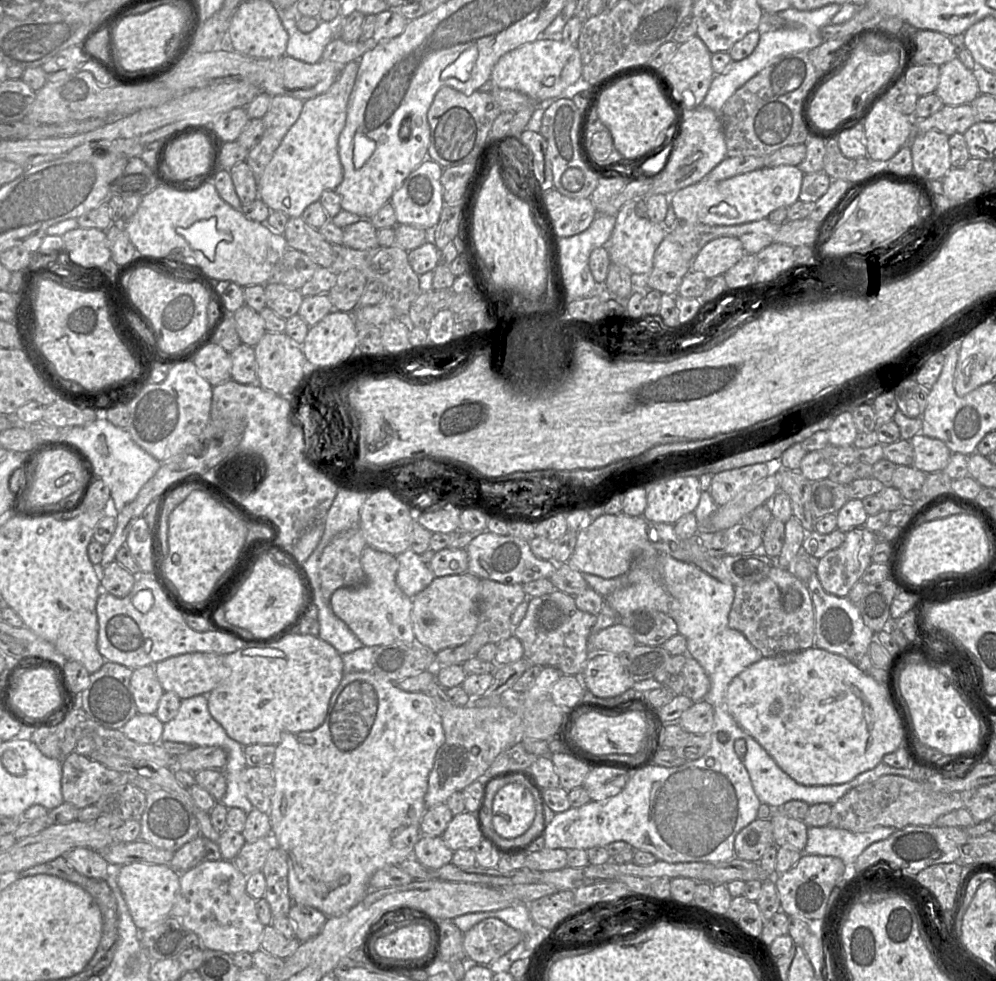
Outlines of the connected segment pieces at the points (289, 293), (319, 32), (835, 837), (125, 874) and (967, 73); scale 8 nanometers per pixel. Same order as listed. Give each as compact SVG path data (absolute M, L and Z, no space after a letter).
M271 282L264 285L264 294L265 306L285 320L297 314L303 299L298 289Z
M280 10L280 18L288 34L285 55L305 63L315 64L322 59L327 44L332 40L332 33L345 18L338 15L331 21L320 21L310 33L303 33L297 27L298 15L293 10Z
M830 826L810 827L804 853L838 857L846 866L852 866L868 846L888 838L897 830L884 826L857 833Z
M138 862L115 869L118 886L139 931L144 931L170 916L179 889L181 873L173 869L171 865Z
M958 58L940 66L940 79L935 93L943 105L971 104L980 94L973 70L968 69Z

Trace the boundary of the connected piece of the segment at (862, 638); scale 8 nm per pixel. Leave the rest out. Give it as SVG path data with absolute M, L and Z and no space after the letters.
M816 573L806 582L811 594L815 613L814 646L828 652L841 655L851 661L860 670L867 673L873 667L869 647L875 633L863 622L858 606L847 597L838 597L827 593Z

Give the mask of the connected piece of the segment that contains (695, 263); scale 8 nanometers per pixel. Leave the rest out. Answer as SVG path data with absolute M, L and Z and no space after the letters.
M719 237L708 242L691 261L691 270L702 272L707 278L724 275L746 254L742 242L734 237Z

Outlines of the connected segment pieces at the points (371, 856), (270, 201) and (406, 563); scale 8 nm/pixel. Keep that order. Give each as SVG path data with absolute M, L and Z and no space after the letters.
M372 671L344 674L331 696L323 724L315 730L287 734L282 738L276 745L272 762L275 790L269 817L272 827L271 838L275 846L284 850L288 857L288 887L293 903L313 907L327 917L340 916L356 906L368 894L370 878L376 871L389 865L397 865L413 854L415 844L422 836L421 821L427 810L425 795L428 789L428 777L436 754L444 742L442 718L428 693L404 691L396 683Z
M358 60L347 63L326 92L304 101L299 118L288 130L257 180L258 198L271 211L281 211L289 218L301 217L310 204L319 201L325 190L335 190L341 184L343 167L338 140L345 127L348 101L358 70Z
M410 548L396 556L396 583L410 598L425 589L436 577L428 564Z

